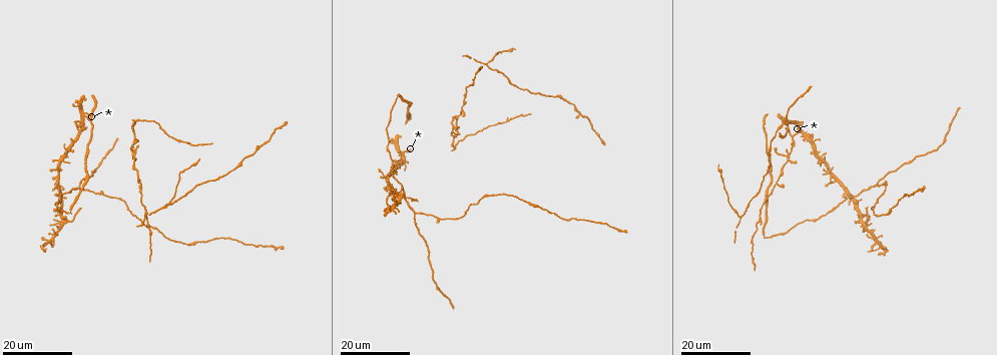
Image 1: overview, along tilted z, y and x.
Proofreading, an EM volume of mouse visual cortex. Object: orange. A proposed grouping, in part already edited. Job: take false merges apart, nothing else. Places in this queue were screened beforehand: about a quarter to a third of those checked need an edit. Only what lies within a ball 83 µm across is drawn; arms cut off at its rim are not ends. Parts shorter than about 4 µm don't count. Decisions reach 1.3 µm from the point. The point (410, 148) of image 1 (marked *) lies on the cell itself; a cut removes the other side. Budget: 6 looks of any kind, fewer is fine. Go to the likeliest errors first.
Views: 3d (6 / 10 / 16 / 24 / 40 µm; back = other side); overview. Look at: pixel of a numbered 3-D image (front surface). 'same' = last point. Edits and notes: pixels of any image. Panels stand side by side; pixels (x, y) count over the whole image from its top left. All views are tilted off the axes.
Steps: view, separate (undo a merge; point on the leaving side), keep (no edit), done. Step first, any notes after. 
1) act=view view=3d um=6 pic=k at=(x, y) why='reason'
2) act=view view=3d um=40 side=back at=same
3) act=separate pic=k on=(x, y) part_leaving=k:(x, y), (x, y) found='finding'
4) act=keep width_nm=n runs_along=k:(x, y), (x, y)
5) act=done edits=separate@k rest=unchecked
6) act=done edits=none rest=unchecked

act=view view=3d um=16 pic=1 at=(132, 150) why='looks like a crossing'

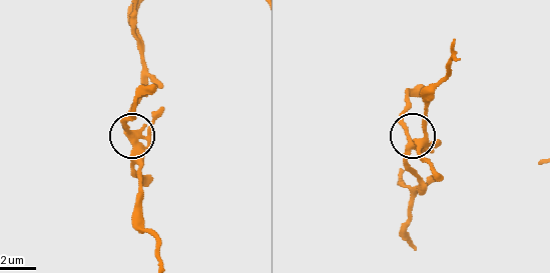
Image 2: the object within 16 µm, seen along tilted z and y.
act=view view=3d um=10 pic=2 at=(131, 137)

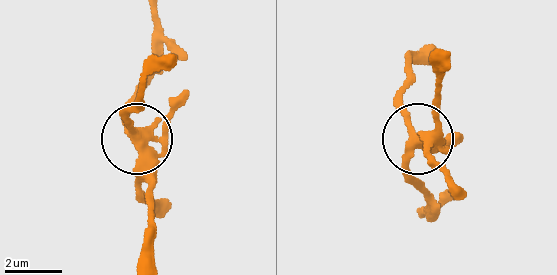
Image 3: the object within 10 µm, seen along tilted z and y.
act=view view=3d um=10 side=back pic=3 at=(138, 141)

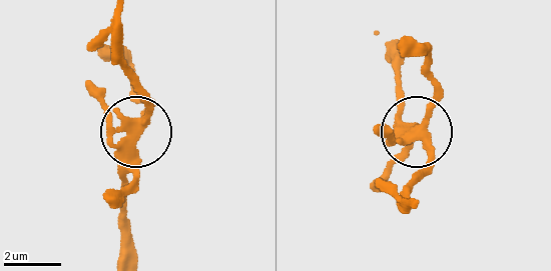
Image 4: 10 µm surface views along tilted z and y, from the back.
act=separate pic=4 on=(439, 101) width_nm=340 found='a second cell is stuck on'

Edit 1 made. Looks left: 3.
act=view view=overview

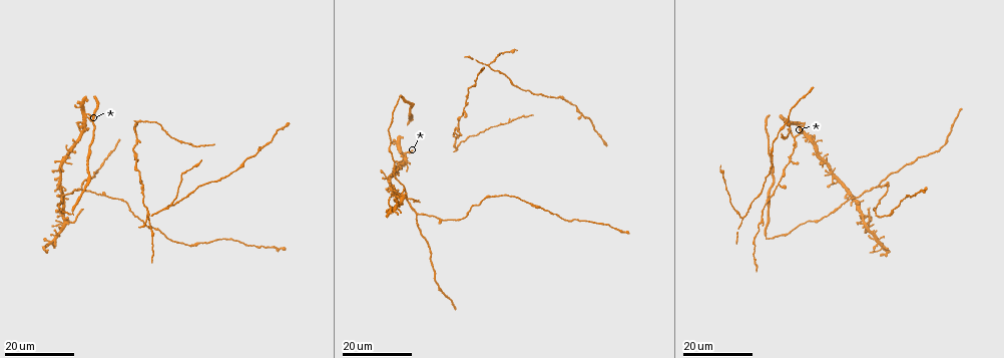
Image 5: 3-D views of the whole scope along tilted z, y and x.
act=view view=3d um=24 pic=5 at=(743, 216) why='side arm on a straight run'

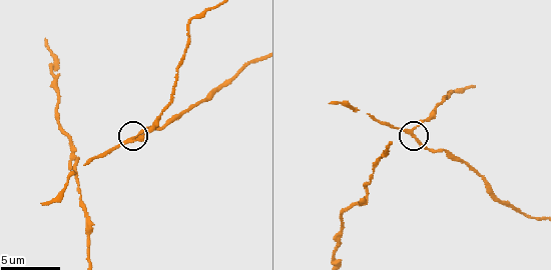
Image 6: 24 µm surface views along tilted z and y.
act=view view=3d um=6 pic=6 at=(409, 132)

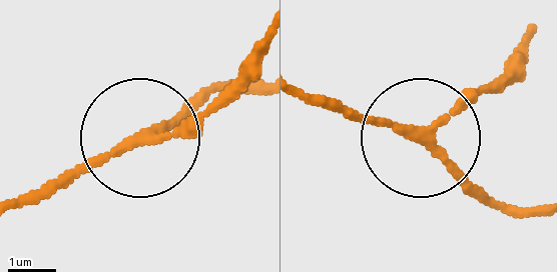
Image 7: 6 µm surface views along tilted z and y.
act=keep width_nm=180 found='all the same cell'

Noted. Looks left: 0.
act=done edits=separate@4 rest=unchecked

